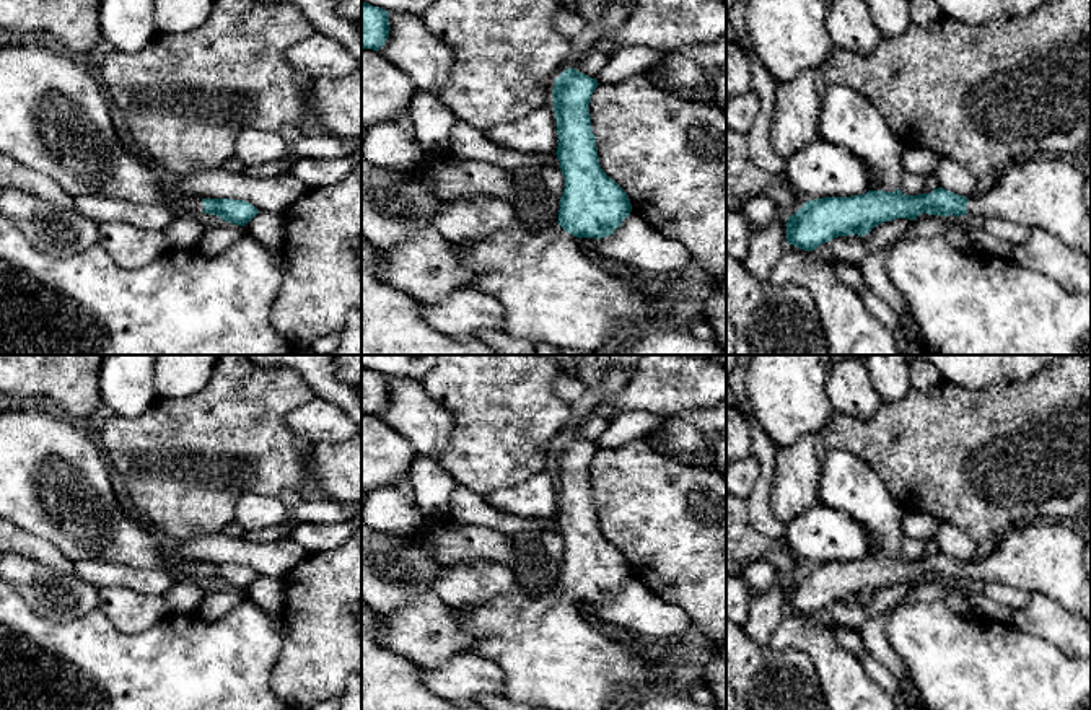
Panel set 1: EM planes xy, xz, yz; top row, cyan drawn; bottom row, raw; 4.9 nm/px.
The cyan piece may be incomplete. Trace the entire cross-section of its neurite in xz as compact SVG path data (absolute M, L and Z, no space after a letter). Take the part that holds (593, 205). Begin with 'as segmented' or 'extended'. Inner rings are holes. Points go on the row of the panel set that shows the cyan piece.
extended; M567 68L552 90L559 134L557 158L565 178L559 221L542 233L500 231L479 241L453 243L459 264L474 274L472 288L502 303L506 334L581 352L596 352L612 340L658 327L656 322L669 314L666 303L638 293L596 265L580 243L581 238L599 239L614 234L632 212L627 192L599 164L589 114L598 85L596 78Z

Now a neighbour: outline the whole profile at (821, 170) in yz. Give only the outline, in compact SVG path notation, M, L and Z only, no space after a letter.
M821 137L788 161L785 178L804 202L871 191L866 164L848 148L832 145Z

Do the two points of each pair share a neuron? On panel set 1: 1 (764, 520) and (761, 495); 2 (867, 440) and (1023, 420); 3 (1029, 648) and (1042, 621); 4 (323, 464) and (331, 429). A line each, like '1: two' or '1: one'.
1: one
2: one
3: two
4: two

